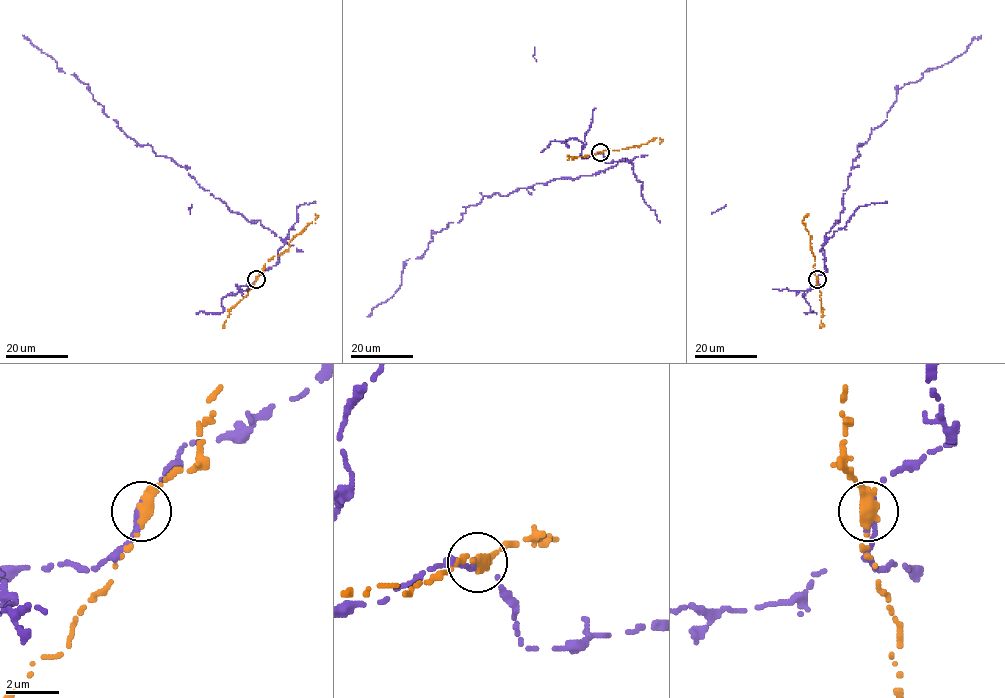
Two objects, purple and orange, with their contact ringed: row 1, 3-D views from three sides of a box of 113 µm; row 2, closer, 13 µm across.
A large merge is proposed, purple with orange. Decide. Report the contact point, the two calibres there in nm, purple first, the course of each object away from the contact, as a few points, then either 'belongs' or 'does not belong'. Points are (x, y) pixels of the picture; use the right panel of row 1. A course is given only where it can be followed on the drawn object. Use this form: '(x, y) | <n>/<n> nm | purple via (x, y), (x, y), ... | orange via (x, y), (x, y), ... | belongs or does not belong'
(817, 279) | 360/380 nm | purple via (817, 279), (827, 270), (824, 235), (839, 219), (857, 147), (886, 120), (897, 88), (980, 35) | orange via (817, 279), (810, 236), (802, 223), (808, 214) | does not belong

